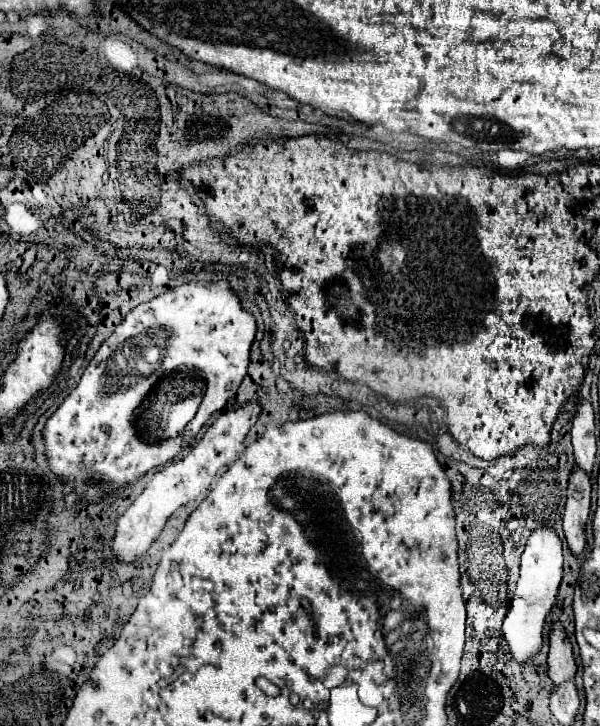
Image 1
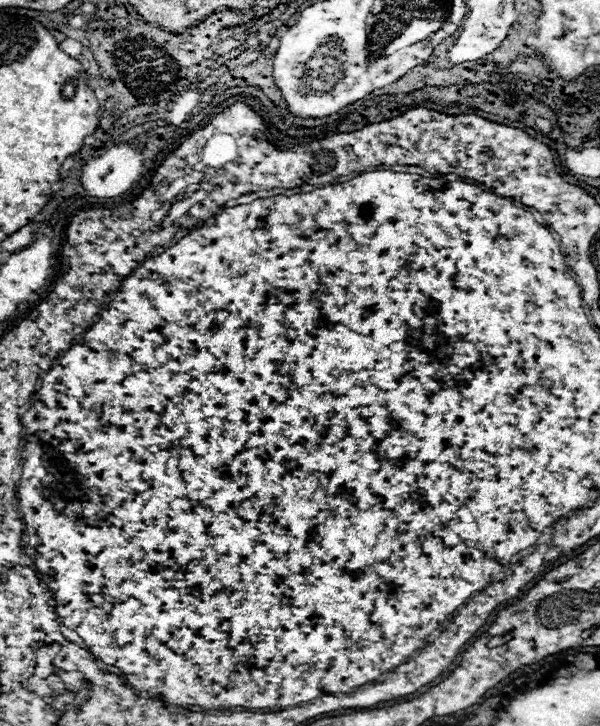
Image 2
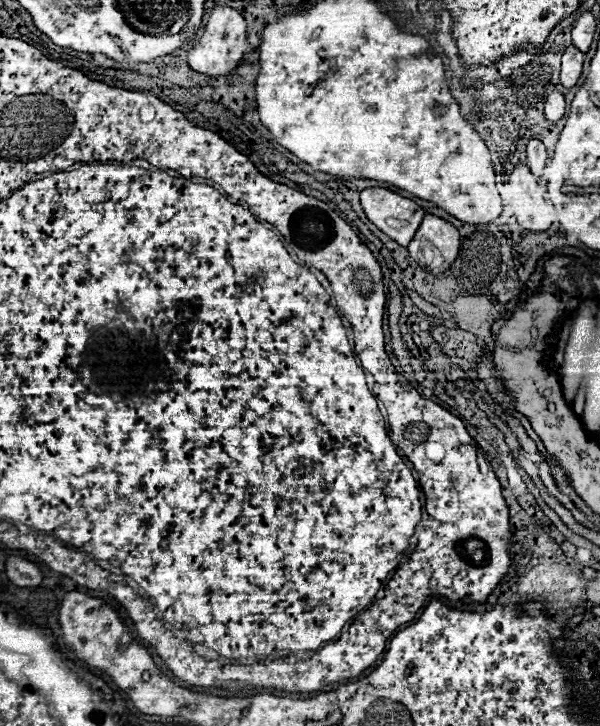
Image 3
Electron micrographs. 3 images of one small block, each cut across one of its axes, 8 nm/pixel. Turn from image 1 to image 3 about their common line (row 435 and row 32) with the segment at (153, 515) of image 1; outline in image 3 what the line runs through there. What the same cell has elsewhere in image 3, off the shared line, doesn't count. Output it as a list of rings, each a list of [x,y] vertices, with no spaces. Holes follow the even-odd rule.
[[[216,6],[210,14],[210,20],[206,24],[204,34],[194,44],[194,48],[190,48],[190,52],[188,52],[190,68],[196,72],[214,76],[214,78],[226,76],[232,70],[236,70],[240,66],[244,54],[252,51],[246,30],[248,30],[248,24],[244,22],[244,18],[240,16],[238,10],[234,10],[230,6]]]

